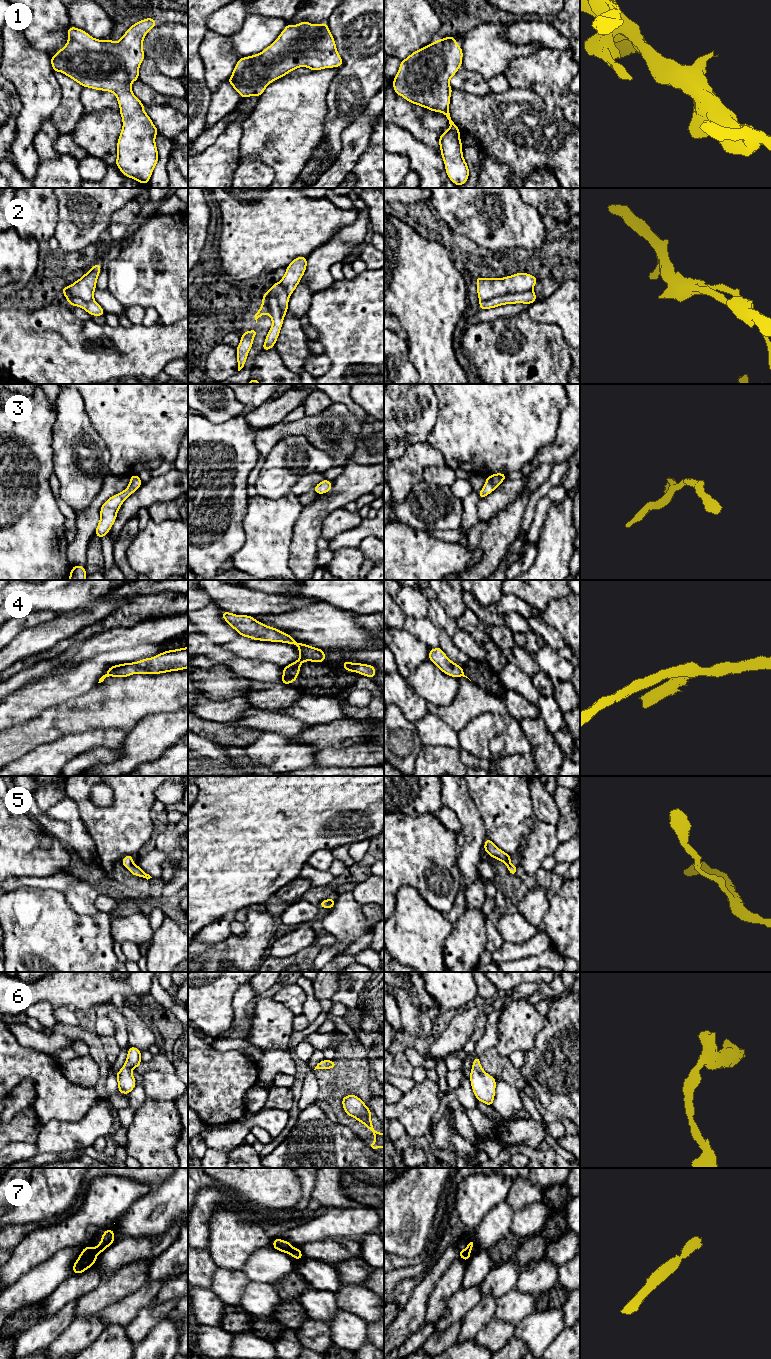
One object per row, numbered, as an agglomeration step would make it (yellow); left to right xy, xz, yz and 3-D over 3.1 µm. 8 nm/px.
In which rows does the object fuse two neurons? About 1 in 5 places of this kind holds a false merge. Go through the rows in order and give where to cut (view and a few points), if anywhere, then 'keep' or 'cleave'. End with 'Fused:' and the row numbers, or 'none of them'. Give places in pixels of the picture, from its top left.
1: cut none; keep
2: cut none; keep
3: cut none; keep
4: cut xz (301, 656), (308, 660); cleave
5: cut none; keep
6: cut none; keep
7: cut none; keep
Fused: 4

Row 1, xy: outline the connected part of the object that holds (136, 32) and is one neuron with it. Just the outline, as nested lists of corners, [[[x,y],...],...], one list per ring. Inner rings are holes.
[[[153,17],[145,18],[131,25],[118,42],[111,39],[95,39],[86,31],[71,26],[67,28],[68,42],[53,57],[50,57],[54,72],[62,72],[82,87],[115,94],[123,122],[117,141],[115,164],[122,175],[143,184],[149,183],[153,169],[159,160],[155,142],[159,131],[144,111],[144,104],[133,94],[131,84],[139,79],[139,68],[145,58],[143,40],[149,30],[157,24]]]

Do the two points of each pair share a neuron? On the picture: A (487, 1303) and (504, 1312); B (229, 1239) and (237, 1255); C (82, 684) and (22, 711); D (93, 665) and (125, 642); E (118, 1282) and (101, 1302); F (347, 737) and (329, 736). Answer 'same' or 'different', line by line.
A: different
B: same
C: same
D: different
E: same
F: same

